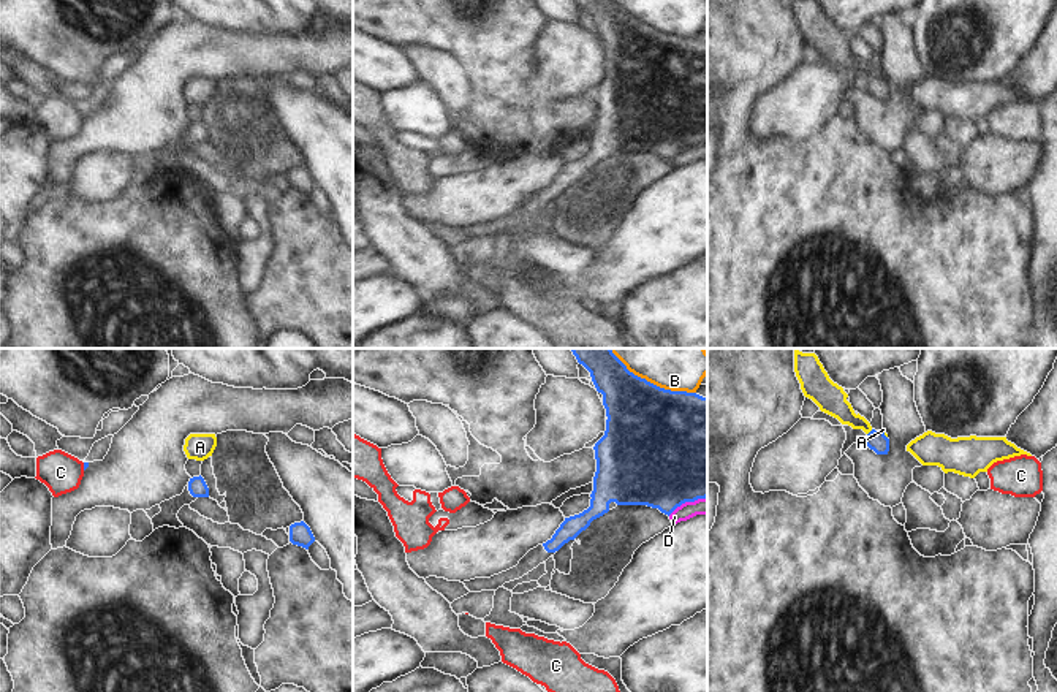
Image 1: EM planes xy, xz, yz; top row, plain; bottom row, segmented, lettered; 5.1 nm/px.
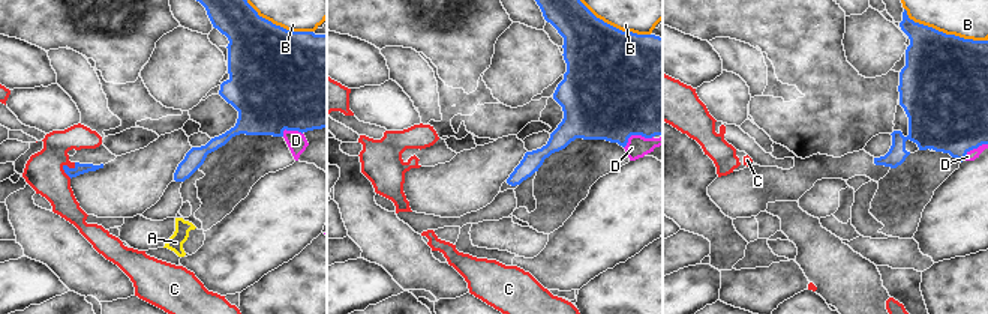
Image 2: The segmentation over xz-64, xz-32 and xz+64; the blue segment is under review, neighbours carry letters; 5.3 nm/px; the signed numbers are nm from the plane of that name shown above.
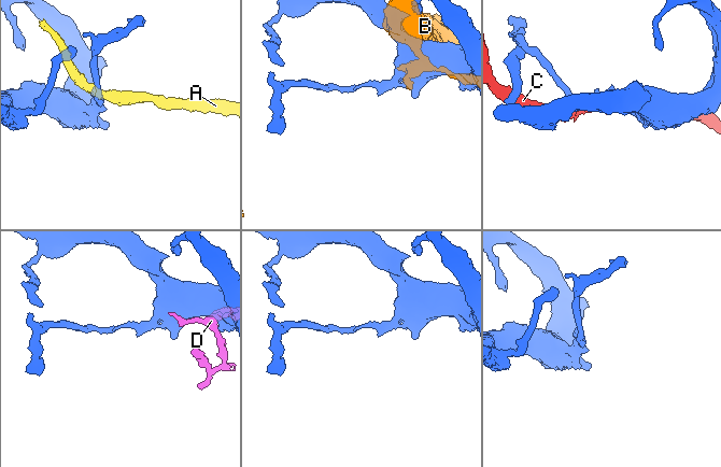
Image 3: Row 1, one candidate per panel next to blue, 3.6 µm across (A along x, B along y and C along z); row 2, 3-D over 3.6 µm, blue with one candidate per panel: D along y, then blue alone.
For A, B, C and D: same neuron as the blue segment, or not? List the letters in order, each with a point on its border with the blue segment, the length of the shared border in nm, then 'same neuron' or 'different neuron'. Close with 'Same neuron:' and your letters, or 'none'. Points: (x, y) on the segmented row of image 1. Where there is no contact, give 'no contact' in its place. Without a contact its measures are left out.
A: yz (869, 433) | 40 nm | different neuron
B: xz (652, 384) | 500 nm | different neuron
C: xy (84, 466) | 40 nm | different neuron
D: xz (687, 501) | 220 nm | different neuron
Same neuron: none

